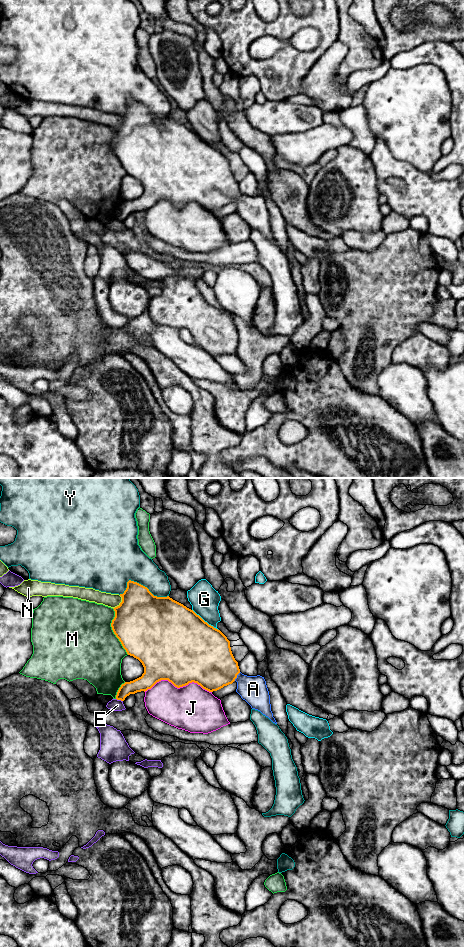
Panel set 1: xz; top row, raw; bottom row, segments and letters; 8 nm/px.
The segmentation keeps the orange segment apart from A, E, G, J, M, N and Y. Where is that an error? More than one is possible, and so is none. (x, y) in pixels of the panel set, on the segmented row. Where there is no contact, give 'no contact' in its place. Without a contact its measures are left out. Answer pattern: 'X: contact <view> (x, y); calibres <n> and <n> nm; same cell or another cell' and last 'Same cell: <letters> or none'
A: contact xz (236, 676); calibres 400 and 220 nm; same cell
E: contact xz (119, 699); calibres 120 and 100 nm; another cell
G: contact xz (204, 621); calibres 500 and 220 nm; another cell
J: contact xz (178, 687); calibres 440 and 360 nm; another cell
M: contact xz (113, 631); calibres 480 and 500 nm; another cell
N: contact xz (120, 603); calibres 480 and 110 nm; another cell
Y: contact xz (140, 584); calibres 380 and 360 nm; another cell
Same cell: A

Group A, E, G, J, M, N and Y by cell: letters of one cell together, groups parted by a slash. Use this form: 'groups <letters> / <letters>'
groups A / E / G / J / M / N / Y

